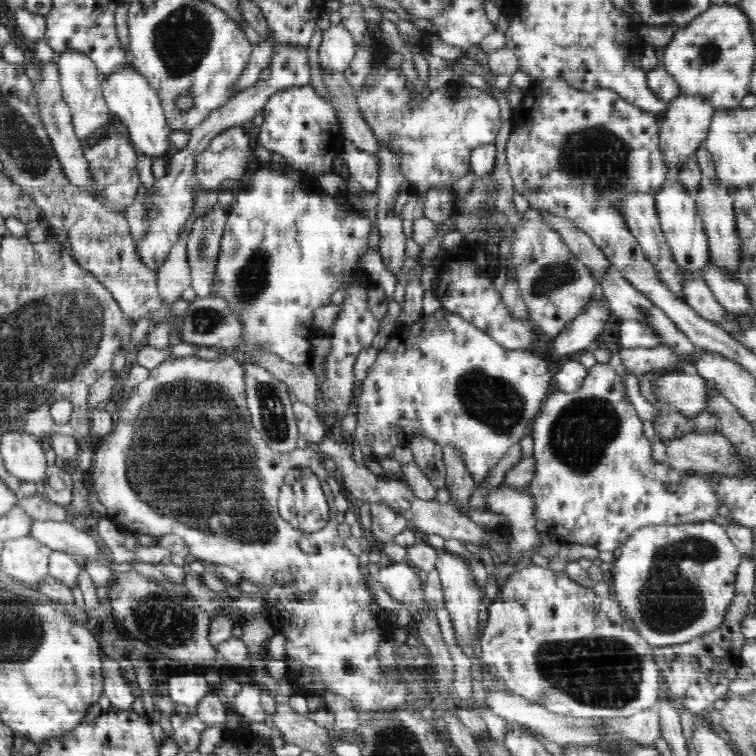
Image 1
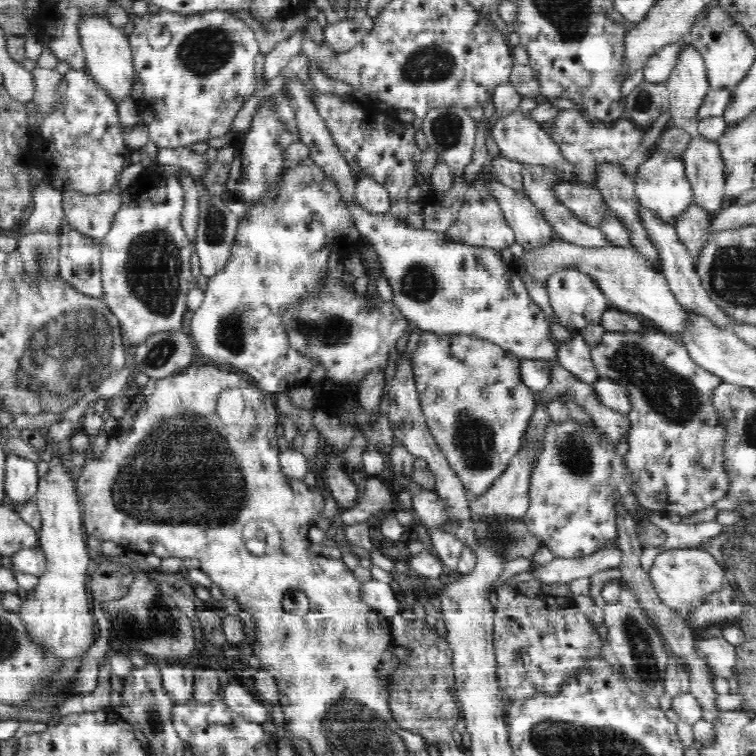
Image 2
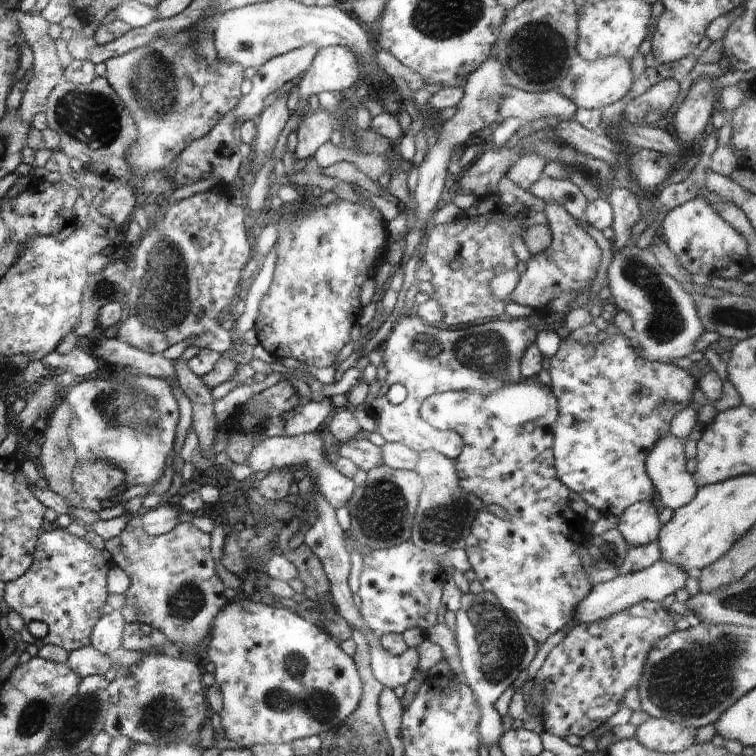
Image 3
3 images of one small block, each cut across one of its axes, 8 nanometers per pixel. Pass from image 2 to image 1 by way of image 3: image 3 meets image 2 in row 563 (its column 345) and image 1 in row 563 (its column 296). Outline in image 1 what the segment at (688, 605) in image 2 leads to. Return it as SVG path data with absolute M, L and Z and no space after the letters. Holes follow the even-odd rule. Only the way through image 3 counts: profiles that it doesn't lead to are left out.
M711 521L690 522L680 525L657 525L646 526L636 530L636 533L628 538L626 545L620 548L620 557L612 564L612 578L614 582L613 598L620 604L623 615L632 624L641 636L653 647L662 647L682 644L698 636L710 634L712 630L718 630L726 618L729 602L734 598L735 580L737 577L738 566L742 562L743 555L737 550L736 546L730 541L724 526L719 526Z

